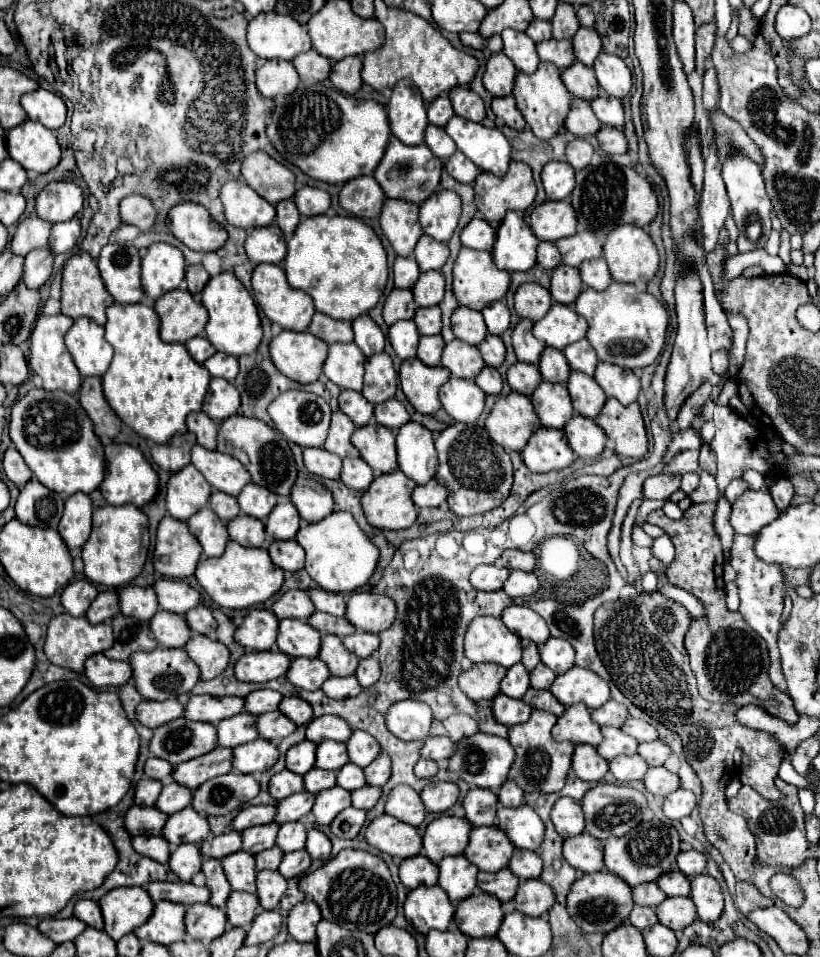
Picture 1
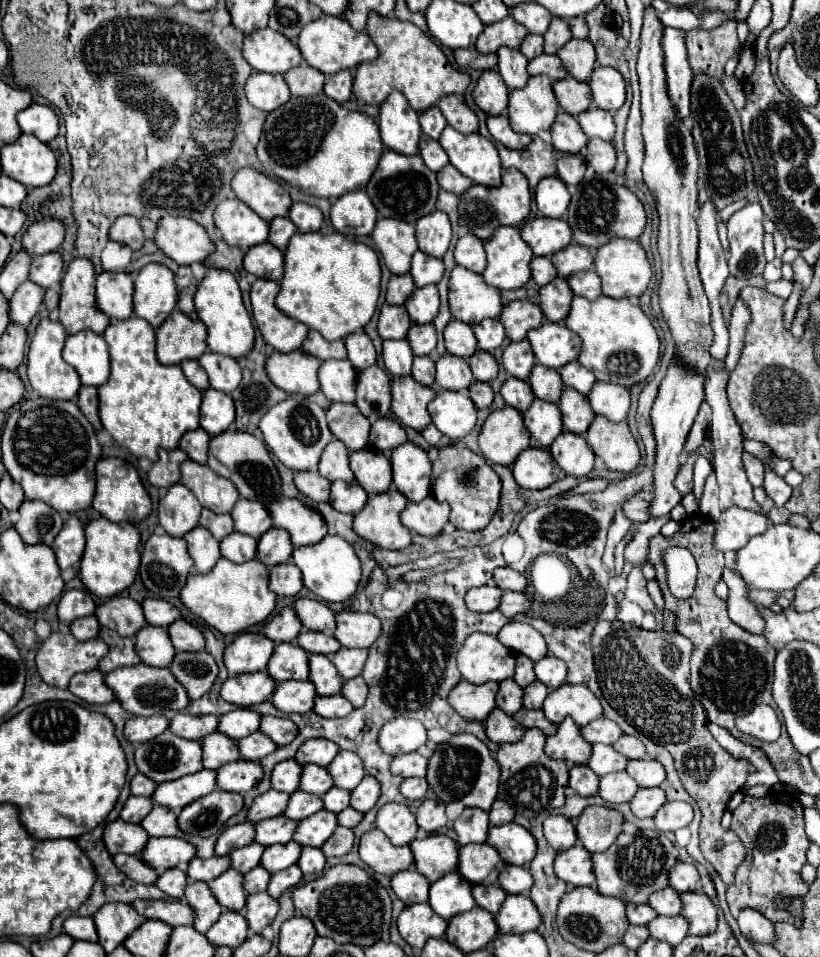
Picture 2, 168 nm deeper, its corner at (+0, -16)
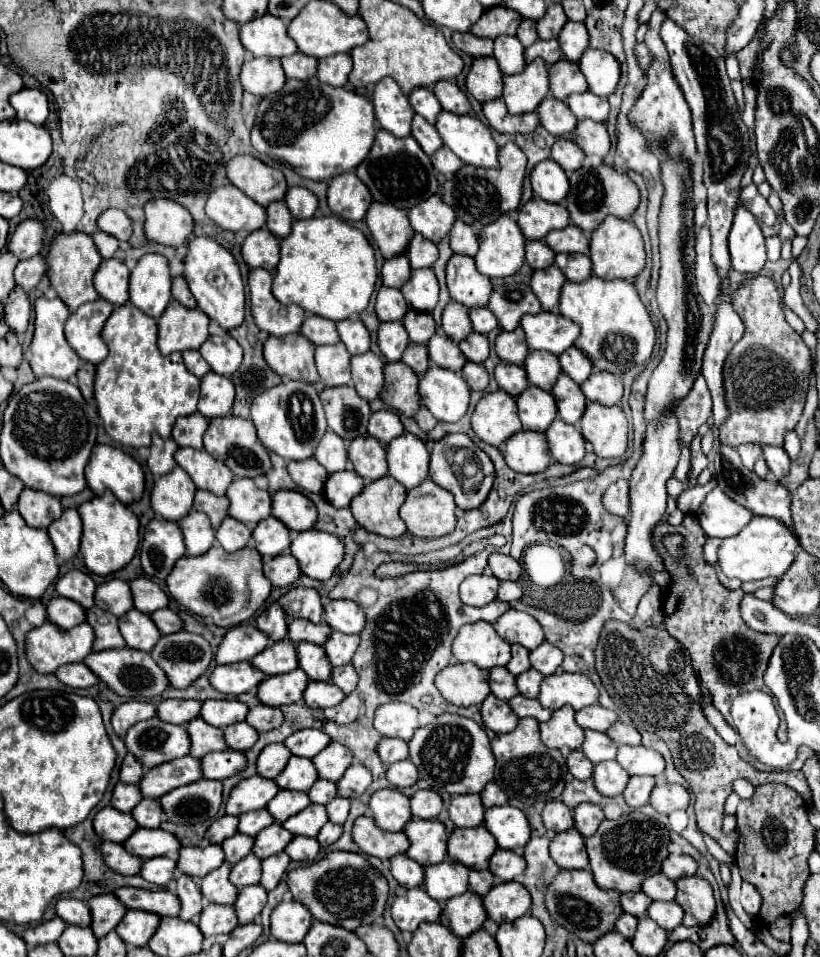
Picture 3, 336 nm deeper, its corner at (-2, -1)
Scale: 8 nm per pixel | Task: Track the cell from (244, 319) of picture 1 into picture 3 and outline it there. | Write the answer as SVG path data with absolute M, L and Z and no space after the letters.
M191 237L189 251L183 263L183 277L203 313L217 321L223 331L235 329L245 317L245 291L235 257L211 237Z

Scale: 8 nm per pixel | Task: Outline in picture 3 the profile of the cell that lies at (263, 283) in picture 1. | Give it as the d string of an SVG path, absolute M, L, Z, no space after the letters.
M267 269L249 271L249 299L251 315L255 325L269 335L283 337L299 331L299 325L305 319L305 311L299 305L281 305L271 293L273 275Z

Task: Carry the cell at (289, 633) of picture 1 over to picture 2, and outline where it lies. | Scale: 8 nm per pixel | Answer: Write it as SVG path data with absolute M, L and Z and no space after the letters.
M279 642L267 664L269 676L279 680L307 680L309 678L309 654L291 642Z

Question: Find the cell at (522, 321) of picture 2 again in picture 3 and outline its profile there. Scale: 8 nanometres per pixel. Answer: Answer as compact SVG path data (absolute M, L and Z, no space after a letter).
M507 283L495 287L489 299L491 313L497 317L503 331L513 331L525 313L539 313L541 305L525 283Z

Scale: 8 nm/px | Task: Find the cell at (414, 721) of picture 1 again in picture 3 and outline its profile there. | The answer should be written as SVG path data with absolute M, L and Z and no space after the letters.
M391 701L381 705L375 713L375 729L383 737L399 737L409 741L417 727L419 727L417 709L411 707L409 703Z

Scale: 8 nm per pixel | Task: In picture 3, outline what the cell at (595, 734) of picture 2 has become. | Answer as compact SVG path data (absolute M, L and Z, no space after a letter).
M593 705L593 707L585 707L583 711L577 711L575 721L583 729L607 731L617 721L617 715L615 715L615 711L609 711L609 709L601 707L601 705Z

